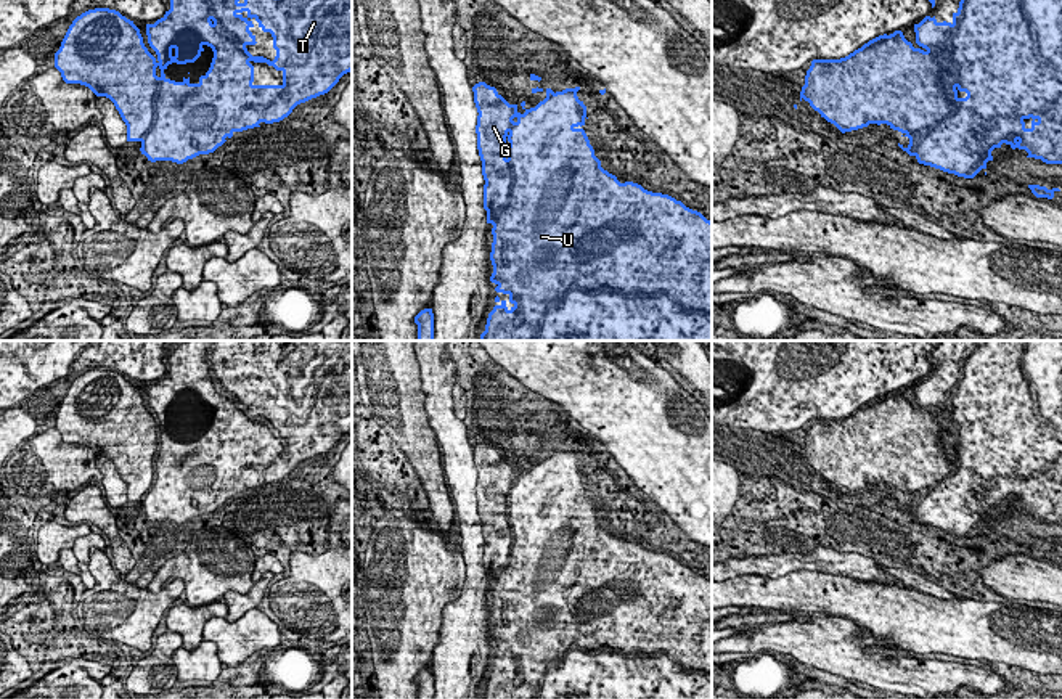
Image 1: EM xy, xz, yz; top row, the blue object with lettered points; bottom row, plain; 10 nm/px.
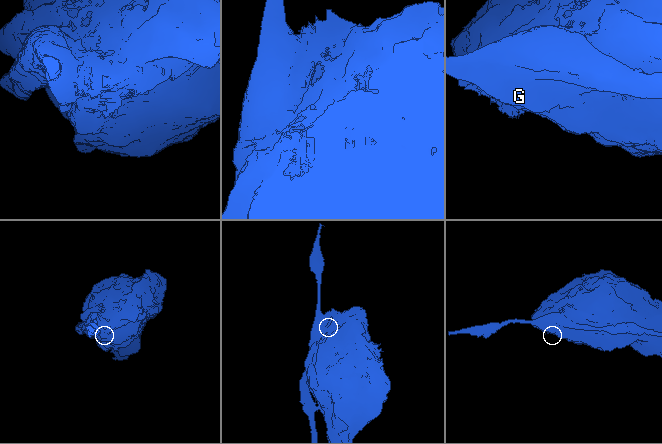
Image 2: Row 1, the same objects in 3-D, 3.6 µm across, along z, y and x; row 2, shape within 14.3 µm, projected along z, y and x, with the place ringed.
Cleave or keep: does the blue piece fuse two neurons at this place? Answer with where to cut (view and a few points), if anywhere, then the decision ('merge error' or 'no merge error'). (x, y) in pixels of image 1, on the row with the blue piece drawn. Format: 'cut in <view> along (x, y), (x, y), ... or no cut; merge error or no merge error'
cut in yz along (927, 49), (947, 71), (942, 79), (955, 110), (906, 134); merge error

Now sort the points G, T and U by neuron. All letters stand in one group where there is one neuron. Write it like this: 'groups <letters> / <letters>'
groups G / T U

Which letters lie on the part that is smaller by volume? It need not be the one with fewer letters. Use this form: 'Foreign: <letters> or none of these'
Foreign: G

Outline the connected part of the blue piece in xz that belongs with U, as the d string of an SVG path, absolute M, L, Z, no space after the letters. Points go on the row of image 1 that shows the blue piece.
M575 87L554 93L546 88L546 98L535 108L525 109L525 101L521 103L524 114L517 111L517 104L513 104L517 121L513 121L508 135L508 162L511 166L508 202L495 214L484 204L487 223L493 225L490 281L496 284L496 292L509 296L513 307L508 309L506 300L496 296L496 305L488 313L485 331L479 341L712 341L712 222L668 194L647 191L633 182L620 183L615 175L604 170L582 129L588 117L586 106L577 96L578 90L580 87Z

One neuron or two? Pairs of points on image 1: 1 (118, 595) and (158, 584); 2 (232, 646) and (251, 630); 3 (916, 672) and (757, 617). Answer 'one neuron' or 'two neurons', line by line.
1: two neurons
2: one neuron
3: two neurons

